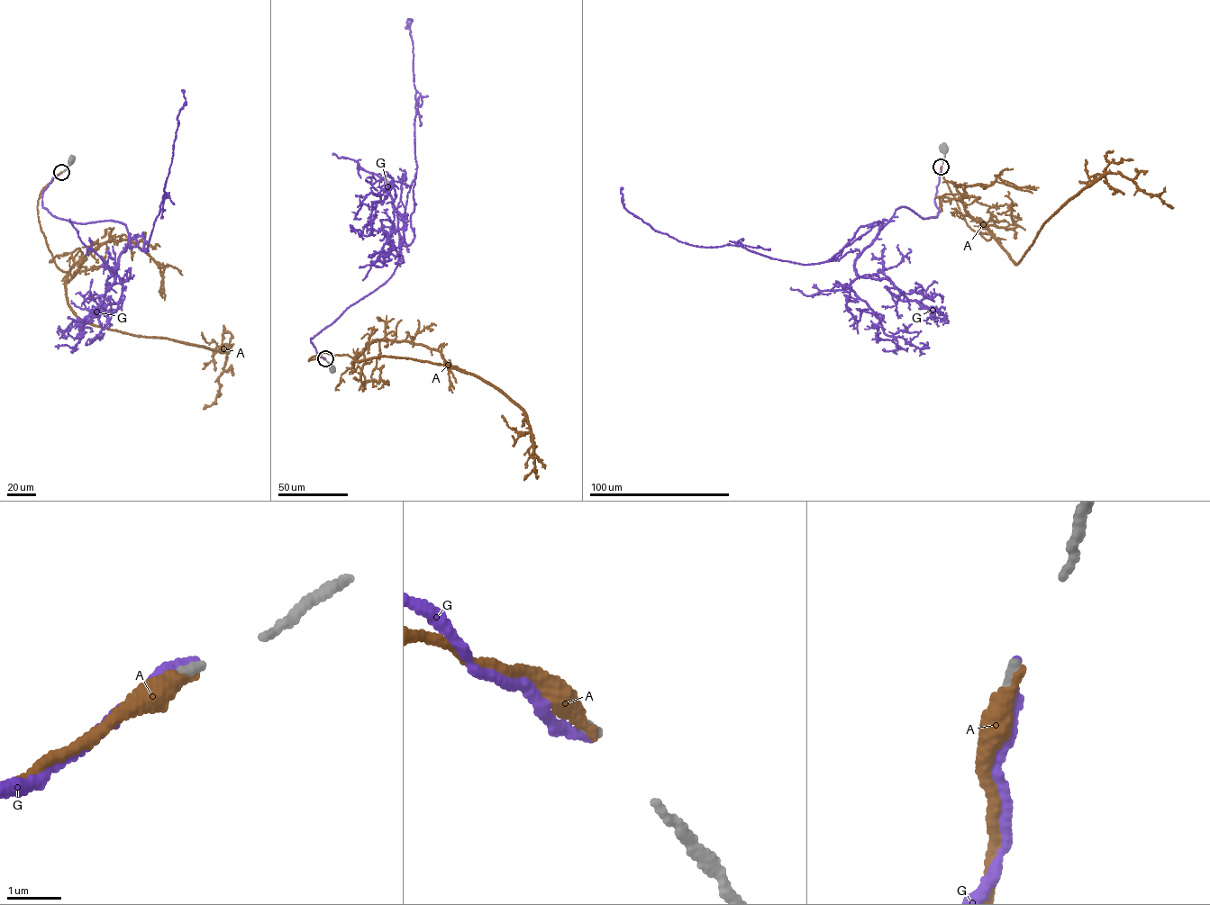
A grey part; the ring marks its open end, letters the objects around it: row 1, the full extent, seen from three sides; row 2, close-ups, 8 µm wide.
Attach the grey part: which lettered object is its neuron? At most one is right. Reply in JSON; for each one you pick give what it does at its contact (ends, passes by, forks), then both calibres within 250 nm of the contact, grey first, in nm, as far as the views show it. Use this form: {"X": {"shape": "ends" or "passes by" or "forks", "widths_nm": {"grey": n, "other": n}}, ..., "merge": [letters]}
{"A": {"shape": "ends", "widths_nm": {"grey": 160, "other": 360}}, "merge": ["A"]}

